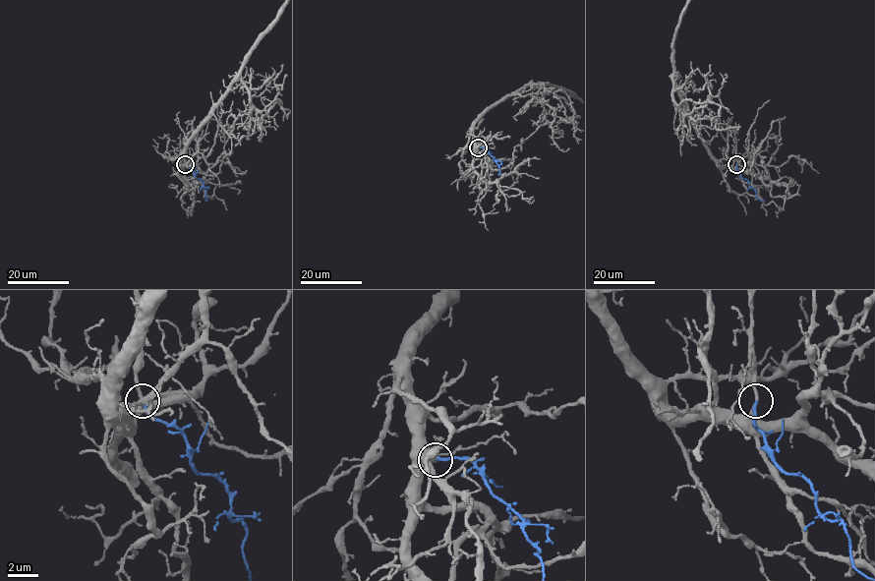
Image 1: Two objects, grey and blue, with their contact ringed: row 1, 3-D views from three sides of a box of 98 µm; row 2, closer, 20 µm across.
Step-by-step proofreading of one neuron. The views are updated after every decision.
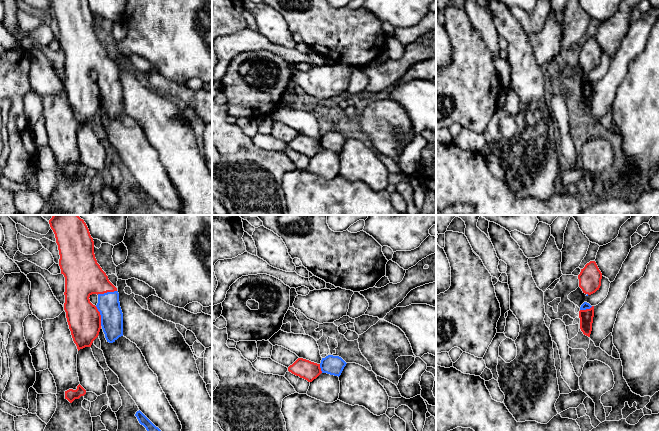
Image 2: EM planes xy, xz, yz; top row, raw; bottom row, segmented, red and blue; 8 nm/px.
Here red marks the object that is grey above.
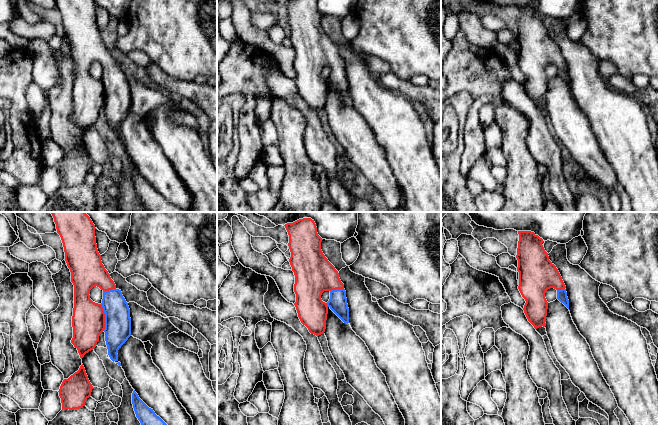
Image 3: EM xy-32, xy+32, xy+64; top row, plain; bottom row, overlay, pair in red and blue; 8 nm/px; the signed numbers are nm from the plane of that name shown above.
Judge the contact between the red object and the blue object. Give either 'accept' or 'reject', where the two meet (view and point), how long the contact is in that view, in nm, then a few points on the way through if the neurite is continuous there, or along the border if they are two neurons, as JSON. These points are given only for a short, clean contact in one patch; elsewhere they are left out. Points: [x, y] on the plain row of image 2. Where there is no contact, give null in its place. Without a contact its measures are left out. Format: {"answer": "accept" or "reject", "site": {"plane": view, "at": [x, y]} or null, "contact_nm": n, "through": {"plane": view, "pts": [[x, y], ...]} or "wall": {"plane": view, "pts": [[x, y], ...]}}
{"answer": "accept", "site": {"plane": "xy", "at": [100, 92]}, "contact_nm": 170, "through": {"plane": "xy", "pts": [[84, 96], [100, 92], [108, 84], [108, 81]]}}

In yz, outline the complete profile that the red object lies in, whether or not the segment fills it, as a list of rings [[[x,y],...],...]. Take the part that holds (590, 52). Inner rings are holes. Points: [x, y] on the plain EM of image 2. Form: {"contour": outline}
{"contour": [[[590,37],[578,51],[579,63],[583,69],[591,71],[601,62],[602,49],[595,37]]]}

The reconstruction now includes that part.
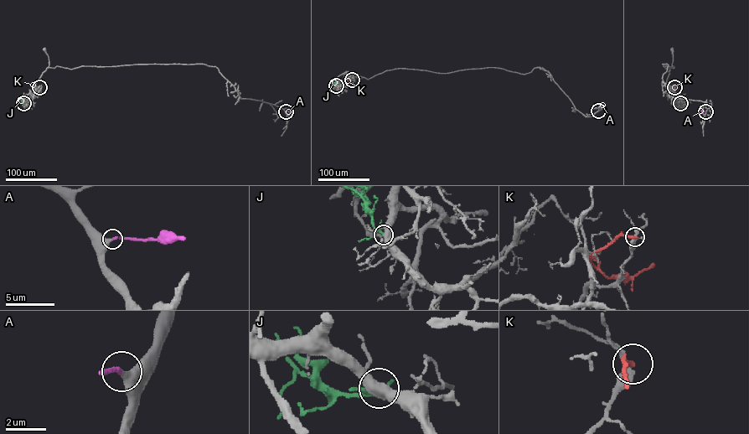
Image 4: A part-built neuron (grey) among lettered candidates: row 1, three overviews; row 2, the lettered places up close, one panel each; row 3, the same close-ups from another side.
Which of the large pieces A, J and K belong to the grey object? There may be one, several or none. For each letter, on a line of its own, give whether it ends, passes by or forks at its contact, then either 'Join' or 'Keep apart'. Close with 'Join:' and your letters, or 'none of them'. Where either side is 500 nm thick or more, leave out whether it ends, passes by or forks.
A: It ends there. Join
J: It forks there. Keep apart
K: It ends there. Keep apart
Join: A

